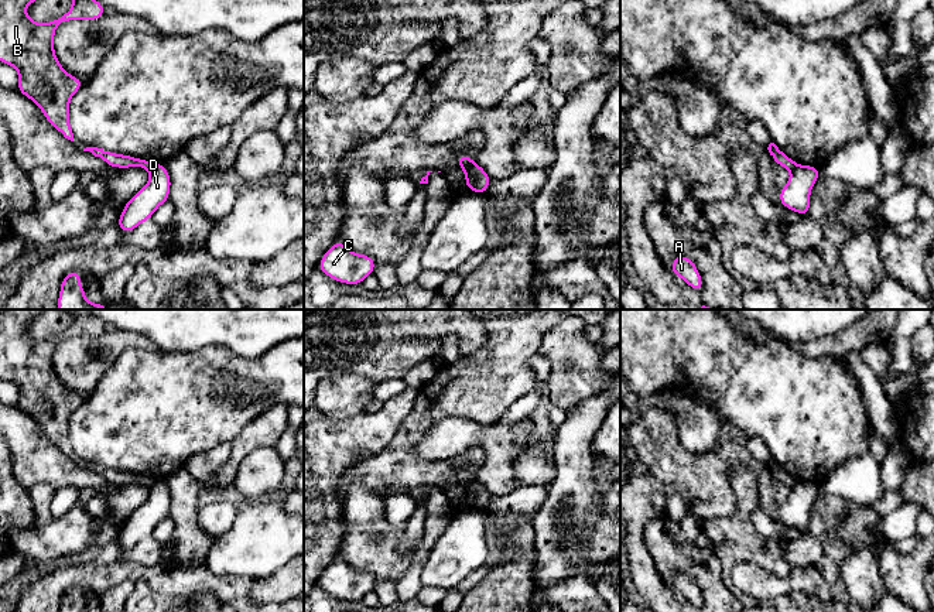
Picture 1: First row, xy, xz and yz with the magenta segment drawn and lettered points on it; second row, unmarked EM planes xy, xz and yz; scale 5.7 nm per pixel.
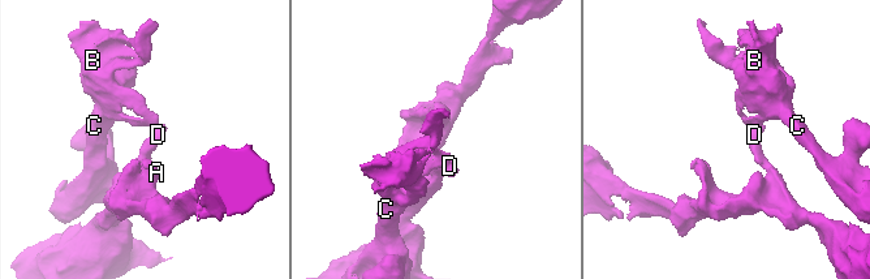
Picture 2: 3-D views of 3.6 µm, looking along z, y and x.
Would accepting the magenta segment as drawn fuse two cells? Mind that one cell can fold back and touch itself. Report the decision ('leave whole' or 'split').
split

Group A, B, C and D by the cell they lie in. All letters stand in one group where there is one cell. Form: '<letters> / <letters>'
A D / B C

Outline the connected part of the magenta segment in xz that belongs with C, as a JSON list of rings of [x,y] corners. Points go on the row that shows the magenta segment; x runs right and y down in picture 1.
[[[338,239],[322,256],[317,269],[335,281],[357,286],[374,273],[376,263],[367,254],[353,253]]]

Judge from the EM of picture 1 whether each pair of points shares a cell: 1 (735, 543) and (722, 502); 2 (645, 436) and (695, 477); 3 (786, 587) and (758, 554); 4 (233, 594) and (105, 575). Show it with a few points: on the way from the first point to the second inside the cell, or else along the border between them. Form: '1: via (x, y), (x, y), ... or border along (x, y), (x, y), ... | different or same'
1: border along (731, 482), (735, 510), (701, 523) | different
2: via (657, 448), (674, 465), (683, 469) | same
3: border along (743, 561), (780, 577), (793, 567) | different
4: via (201, 575), (156, 577), (137, 573) | same

